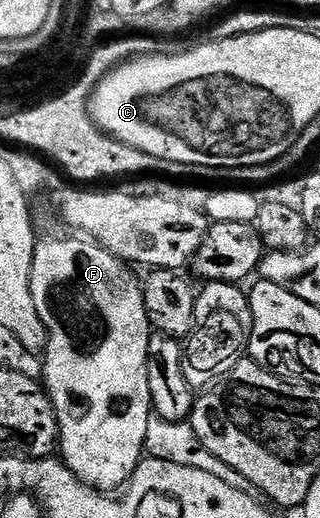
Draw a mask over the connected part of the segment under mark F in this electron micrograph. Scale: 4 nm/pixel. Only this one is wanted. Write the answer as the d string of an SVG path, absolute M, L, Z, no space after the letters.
M77 235L69 236L73 237L44 238L42 236L37 242L37 250L33 252L31 295L35 299L35 311L39 311L39 319L46 321L49 326L49 338L43 354L43 360L45 360L43 384L57 416L60 460L64 461L66 467L76 475L81 484L90 485L92 489L102 491L117 491L128 482L137 470L137 464L146 456L147 423L153 413L151 387L147 383L147 359L149 358L147 347L151 336L151 326L145 306L145 290L139 277L137 281L136 275L133 274L136 272L126 262L120 261L115 255L111 255L111 251L107 251L92 239L82 239Z

